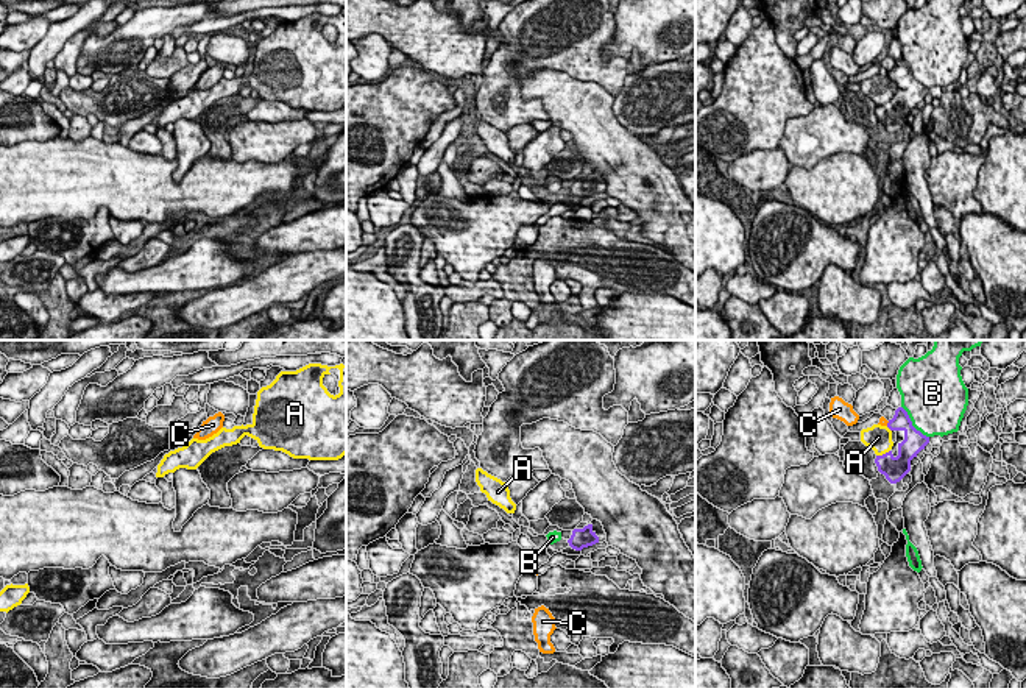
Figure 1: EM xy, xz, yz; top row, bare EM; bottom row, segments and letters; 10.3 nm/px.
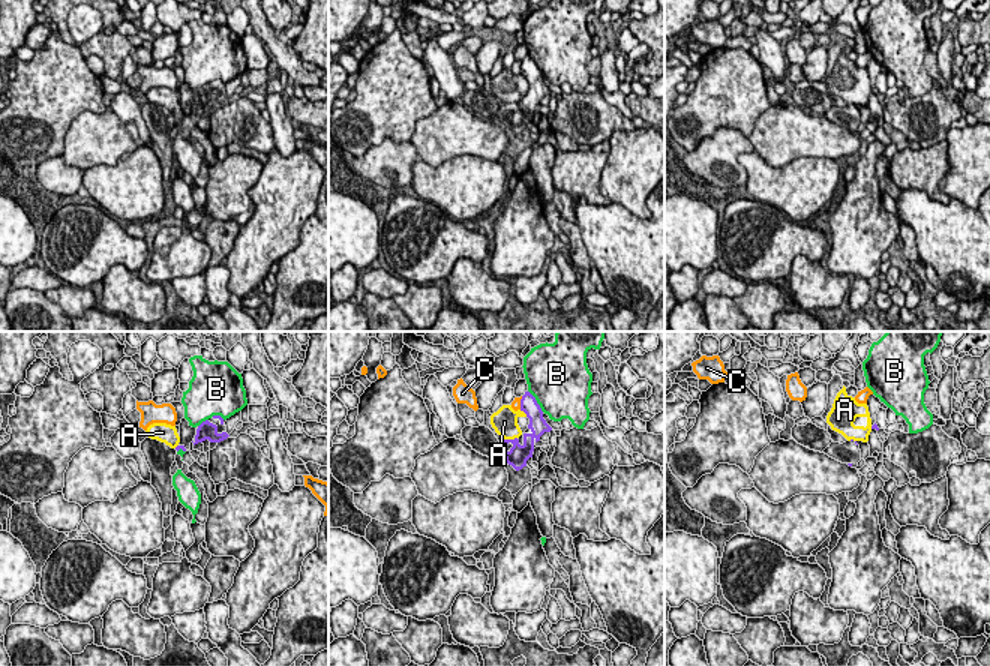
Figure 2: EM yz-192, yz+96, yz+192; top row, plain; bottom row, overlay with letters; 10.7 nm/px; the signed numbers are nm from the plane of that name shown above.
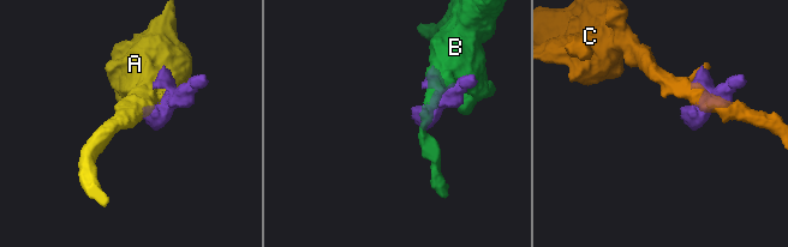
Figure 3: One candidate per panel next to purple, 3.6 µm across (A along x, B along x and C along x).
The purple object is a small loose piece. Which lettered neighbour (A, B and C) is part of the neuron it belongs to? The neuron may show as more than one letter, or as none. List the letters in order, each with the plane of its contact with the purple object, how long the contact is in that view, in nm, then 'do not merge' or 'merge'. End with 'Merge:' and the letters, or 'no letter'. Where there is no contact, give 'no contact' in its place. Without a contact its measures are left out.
A: contact in yz; length 160 nm; do not merge
B: contact in yz; length 440 nm; do not merge
C: contact in yz; length 60 nm; do not merge
Merge: no letter

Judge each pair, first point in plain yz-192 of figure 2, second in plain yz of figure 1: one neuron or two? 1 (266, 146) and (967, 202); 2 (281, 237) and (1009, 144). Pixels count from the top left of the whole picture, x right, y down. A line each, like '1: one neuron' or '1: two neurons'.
1: two neurons
2: one neuron

